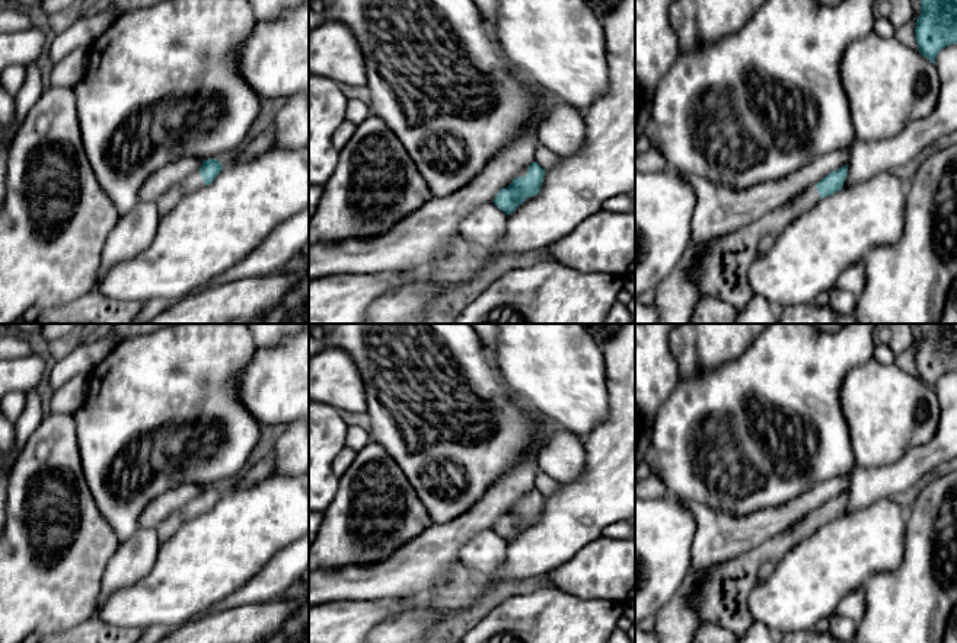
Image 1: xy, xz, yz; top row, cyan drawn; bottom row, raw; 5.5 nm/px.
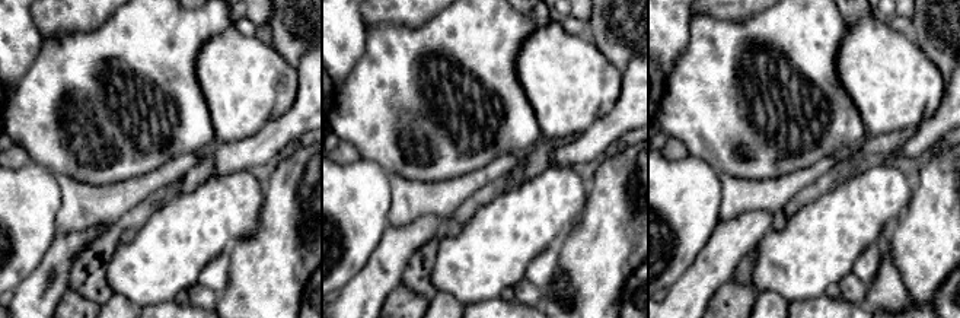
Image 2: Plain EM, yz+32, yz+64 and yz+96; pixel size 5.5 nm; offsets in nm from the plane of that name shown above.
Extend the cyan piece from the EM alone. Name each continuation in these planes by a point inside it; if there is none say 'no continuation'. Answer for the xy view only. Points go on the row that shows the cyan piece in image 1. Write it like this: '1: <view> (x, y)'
1: xy (194, 181)

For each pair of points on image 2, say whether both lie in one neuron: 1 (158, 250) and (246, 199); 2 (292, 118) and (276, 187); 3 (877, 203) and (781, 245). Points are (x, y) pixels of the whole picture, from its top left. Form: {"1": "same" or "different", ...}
{"1": "same", "2": "different", "3": "same"}

